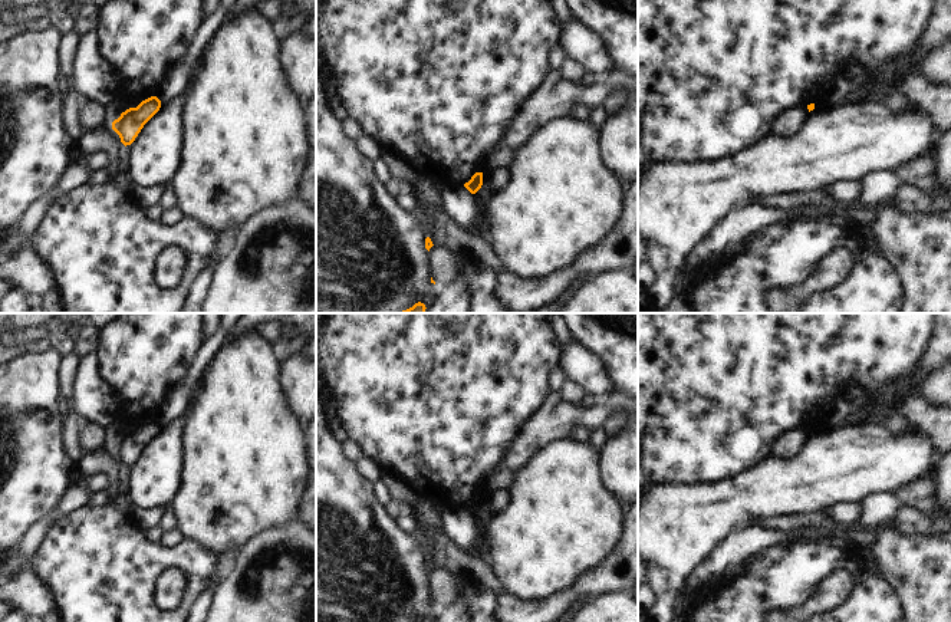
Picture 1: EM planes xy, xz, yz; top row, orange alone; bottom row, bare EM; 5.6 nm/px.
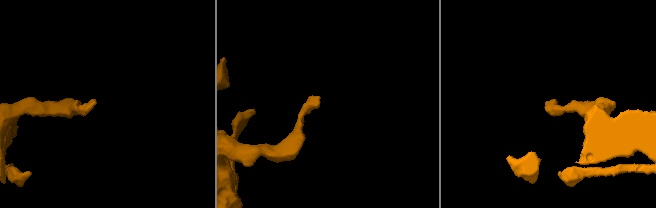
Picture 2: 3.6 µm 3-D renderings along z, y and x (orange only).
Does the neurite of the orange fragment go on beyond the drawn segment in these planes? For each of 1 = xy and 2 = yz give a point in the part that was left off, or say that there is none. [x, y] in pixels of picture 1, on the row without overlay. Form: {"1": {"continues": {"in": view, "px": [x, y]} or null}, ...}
{"1": {"continues": null}, "2": {"continues": null}}

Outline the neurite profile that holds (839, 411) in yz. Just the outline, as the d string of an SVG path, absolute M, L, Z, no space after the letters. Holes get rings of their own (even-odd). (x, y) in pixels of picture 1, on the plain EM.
M839 391L838 395L827 404L826 419L838 427L848 424L853 409L848 399L846 391Z

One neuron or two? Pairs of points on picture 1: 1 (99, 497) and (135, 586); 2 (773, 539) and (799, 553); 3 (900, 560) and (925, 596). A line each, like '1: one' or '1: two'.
1: two
2: two
3: one

